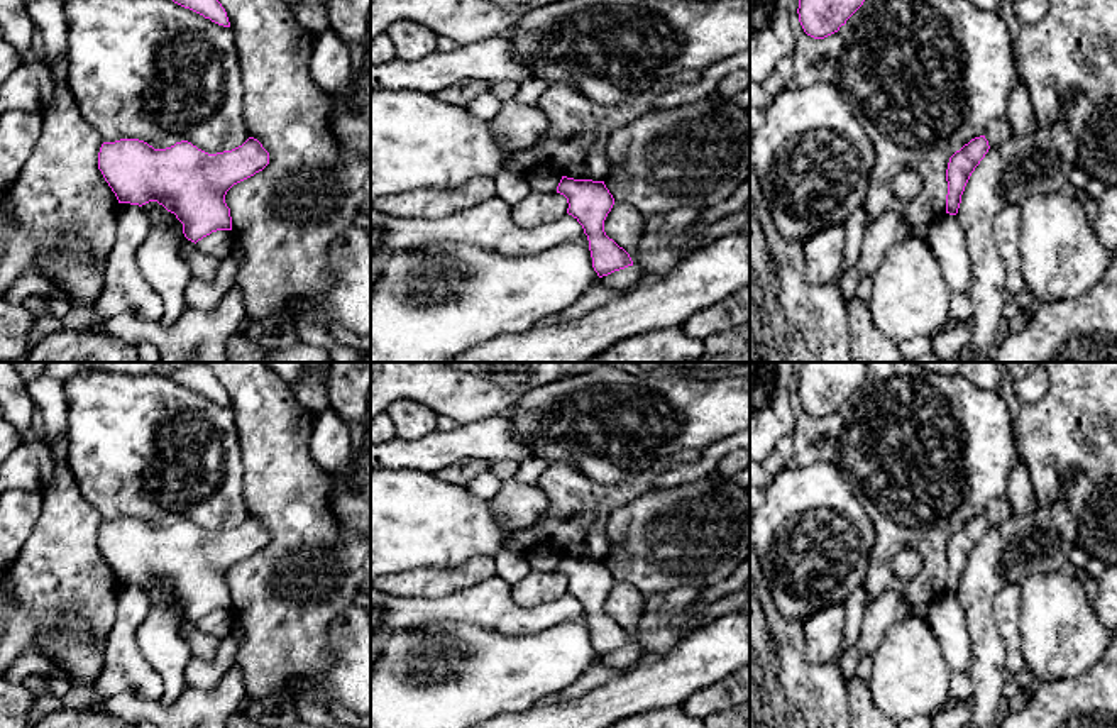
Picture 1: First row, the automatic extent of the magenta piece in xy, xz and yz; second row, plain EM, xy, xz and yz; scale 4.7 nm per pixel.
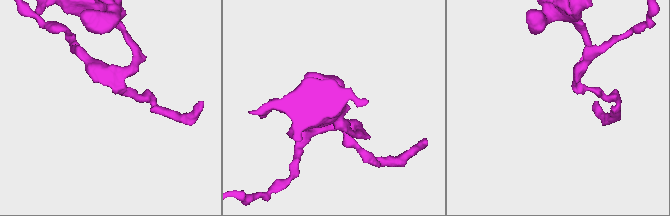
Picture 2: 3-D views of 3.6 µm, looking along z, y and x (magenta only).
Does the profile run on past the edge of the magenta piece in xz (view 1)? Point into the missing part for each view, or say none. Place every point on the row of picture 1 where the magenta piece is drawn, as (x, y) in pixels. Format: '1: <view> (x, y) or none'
1: none

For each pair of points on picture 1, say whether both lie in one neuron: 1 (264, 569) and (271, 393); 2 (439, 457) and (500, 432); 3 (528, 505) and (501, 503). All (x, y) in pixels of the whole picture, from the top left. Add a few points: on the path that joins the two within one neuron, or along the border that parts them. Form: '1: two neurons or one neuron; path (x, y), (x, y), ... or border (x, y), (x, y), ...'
1: one neuron; path (280, 525), (280, 473), (275, 437)
2: one neuron; path (454, 446), (484, 441)
3: one neuron; path (522, 503), (508, 503)

